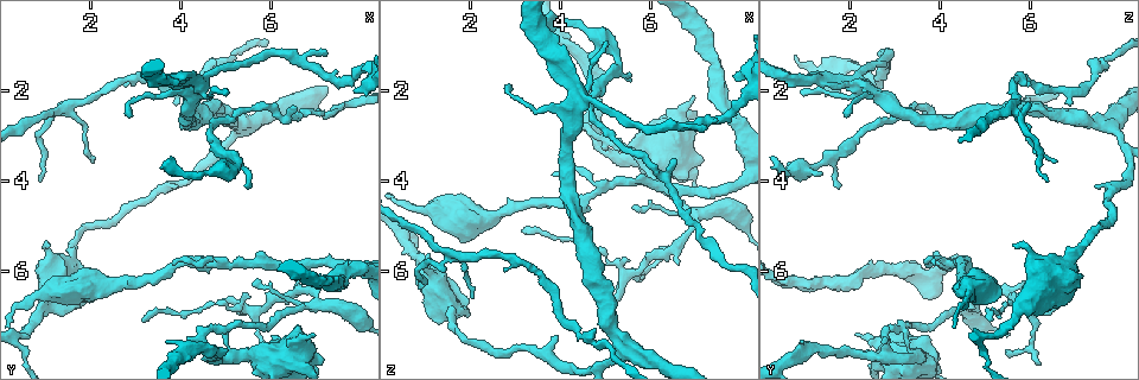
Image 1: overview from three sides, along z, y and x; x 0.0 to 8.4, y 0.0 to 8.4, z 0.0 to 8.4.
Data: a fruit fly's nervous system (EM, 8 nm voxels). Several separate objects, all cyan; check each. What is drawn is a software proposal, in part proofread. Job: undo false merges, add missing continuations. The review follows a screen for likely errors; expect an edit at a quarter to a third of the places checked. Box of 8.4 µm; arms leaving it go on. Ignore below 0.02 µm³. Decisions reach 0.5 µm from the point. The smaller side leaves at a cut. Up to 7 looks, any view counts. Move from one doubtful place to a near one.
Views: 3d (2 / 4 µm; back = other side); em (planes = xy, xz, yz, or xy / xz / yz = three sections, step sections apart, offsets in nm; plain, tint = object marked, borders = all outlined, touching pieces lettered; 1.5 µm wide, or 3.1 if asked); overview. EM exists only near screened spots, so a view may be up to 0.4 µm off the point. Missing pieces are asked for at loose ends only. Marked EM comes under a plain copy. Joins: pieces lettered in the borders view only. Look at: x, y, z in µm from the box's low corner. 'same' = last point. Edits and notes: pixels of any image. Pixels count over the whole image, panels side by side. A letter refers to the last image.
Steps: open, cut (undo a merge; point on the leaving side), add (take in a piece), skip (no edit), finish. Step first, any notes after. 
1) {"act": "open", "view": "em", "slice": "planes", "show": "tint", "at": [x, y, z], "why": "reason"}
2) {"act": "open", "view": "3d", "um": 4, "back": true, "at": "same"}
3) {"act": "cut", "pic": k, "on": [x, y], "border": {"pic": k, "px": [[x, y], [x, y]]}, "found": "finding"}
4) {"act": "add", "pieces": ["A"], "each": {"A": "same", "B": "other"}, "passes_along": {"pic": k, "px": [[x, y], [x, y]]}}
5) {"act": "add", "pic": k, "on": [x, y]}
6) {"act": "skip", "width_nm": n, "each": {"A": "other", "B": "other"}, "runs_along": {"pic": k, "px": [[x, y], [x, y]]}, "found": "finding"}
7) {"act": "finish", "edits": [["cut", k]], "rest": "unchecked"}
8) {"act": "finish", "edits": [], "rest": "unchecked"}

{"act": "open", "view": "em", "slice": "xy", "step": 4, "show": "borders", "at": [7.95, 7.10, 4.85], "why": "sudden change in width"}

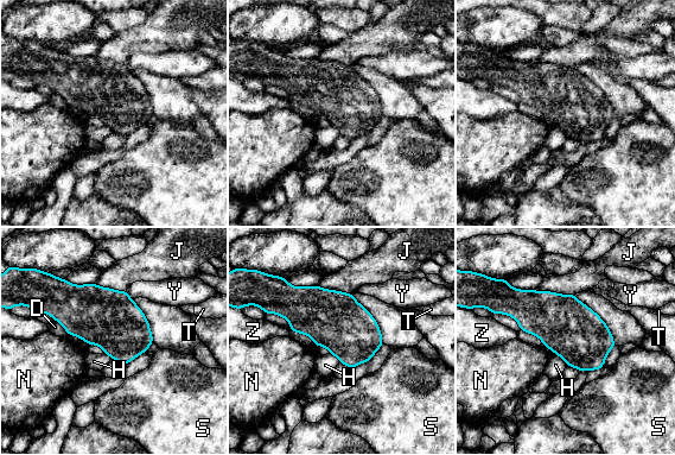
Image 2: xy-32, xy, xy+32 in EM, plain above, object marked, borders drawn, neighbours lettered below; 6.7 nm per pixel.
{"act": "skip", "each": {"D": "other", "H": "other", "J": "other", "N": "other", "S": "other", "T": "other", "Y": "other", "Z": "other"}, "border": {"pic": 2, "px": [[545, 346], [548, 349]]}, "found": "one neuron here"}

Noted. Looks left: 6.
{"act": "open", "view": "3d", "um": 4, "at": [3.20, 7.05, 5.10], "why": "an open end"}

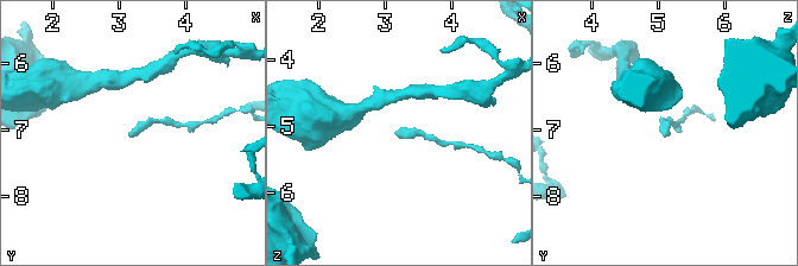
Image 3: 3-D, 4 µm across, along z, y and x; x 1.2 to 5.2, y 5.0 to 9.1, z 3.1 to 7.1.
{"act": "open", "view": "em", "slice": "planes", "show": "tint", "at": [3.15, 7.10, 5.10]}

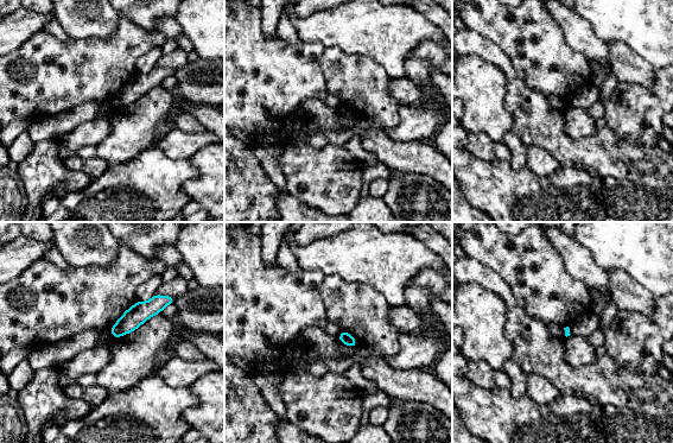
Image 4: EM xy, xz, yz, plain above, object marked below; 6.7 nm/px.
{"act": "open", "view": "em", "slice": "planes", "show": "borders", "at": "same"}

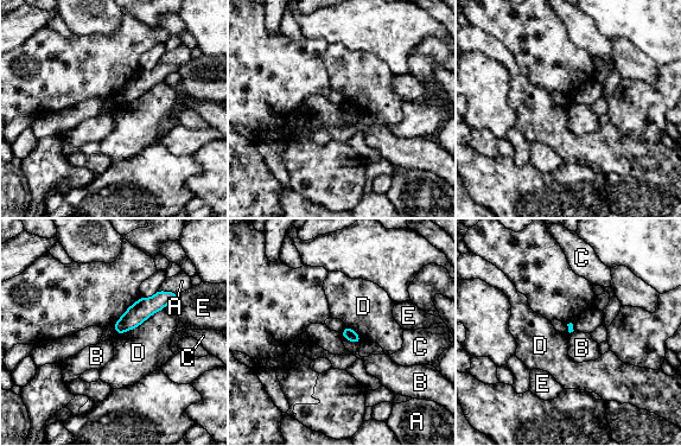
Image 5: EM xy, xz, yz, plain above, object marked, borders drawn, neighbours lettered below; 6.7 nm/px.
{"act": "skip", "each": {"A": "other", "B": "other", "C": "other", "D": "other", "E": "other"}, "border": {"pic": 5, "px": [[341, 333], [348, 339], [360, 343]]}, "found": "no lettered piece goes on from it"}

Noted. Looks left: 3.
{"act": "open", "view": "3d", "um": 2, "back": true, "at": [7.20, 1.10, 2.80], "why": "an open end"}

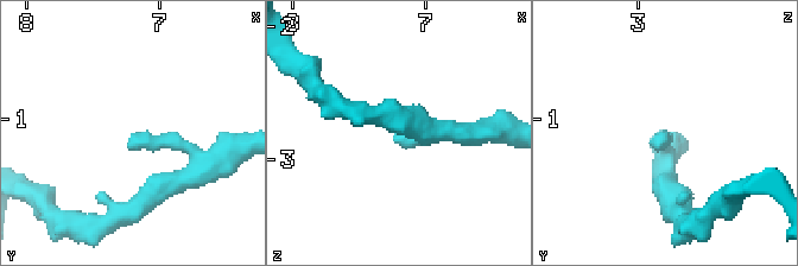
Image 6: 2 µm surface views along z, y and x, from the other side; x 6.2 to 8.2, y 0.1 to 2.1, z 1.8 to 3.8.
{"act": "open", "view": "em", "slice": "planes", "show": "borders", "at": [7.22, 1.14, 2.84], "why": "now the EM"}

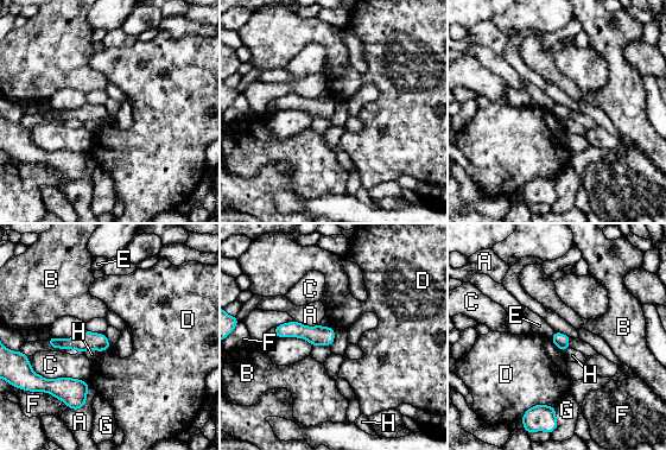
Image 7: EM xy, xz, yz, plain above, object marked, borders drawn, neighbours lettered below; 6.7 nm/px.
{"act": "skip", "each": {"A": "other", "B": "other", "C": "other", "D": "other", "E": "other", "F": "other", "G": "other", "H": "other"}, "border": {"pic": 7, "px": [[553, 406], [533, 405], [525, 411]]}, "found": "none of them fits"}

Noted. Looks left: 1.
{"act": "finish", "edits": [], "rest": "unchecked"}

